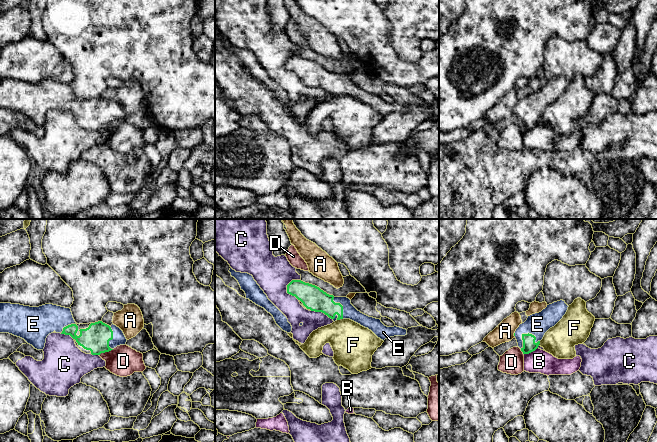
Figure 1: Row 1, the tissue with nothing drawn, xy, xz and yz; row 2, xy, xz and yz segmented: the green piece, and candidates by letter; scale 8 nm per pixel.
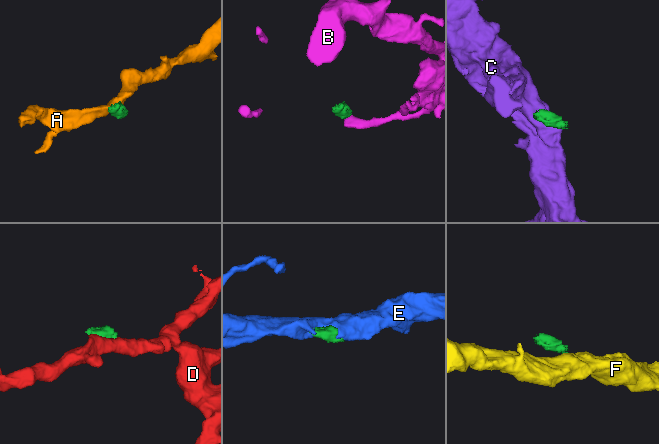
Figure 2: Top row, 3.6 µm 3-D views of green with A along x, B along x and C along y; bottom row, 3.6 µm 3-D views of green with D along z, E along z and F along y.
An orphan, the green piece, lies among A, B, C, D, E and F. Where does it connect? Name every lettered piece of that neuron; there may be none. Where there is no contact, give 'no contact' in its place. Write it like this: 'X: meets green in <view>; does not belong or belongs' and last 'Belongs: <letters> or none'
A: meets green in yz; does not belong
B: meets green in yz; does not belong
C: meets green in xz; does not belong
D: meets green in xy; does not belong
E: meets green in yz; belongs
F: meets green in xz; does not belong
Belongs: E

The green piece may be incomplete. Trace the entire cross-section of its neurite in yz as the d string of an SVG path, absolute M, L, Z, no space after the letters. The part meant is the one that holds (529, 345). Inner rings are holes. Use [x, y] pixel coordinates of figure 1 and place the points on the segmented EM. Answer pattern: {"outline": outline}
{"outline": "M563 300L554 302L541 312L528 316L527 320L519 325L514 336L523 354L529 354L538 348L545 333L563 318L568 307Z"}

